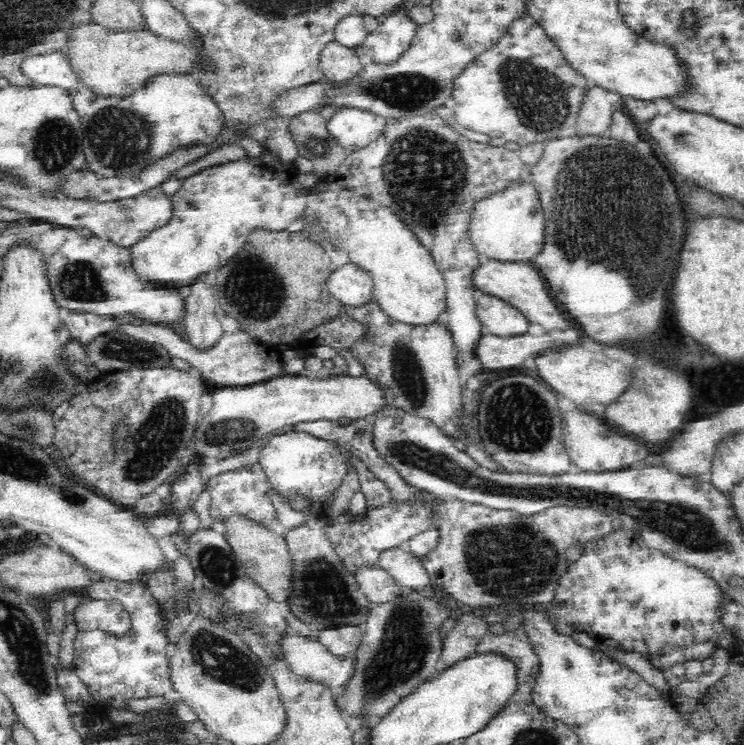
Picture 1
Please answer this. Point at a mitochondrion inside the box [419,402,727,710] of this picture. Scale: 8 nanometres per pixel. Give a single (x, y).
(486, 552)

